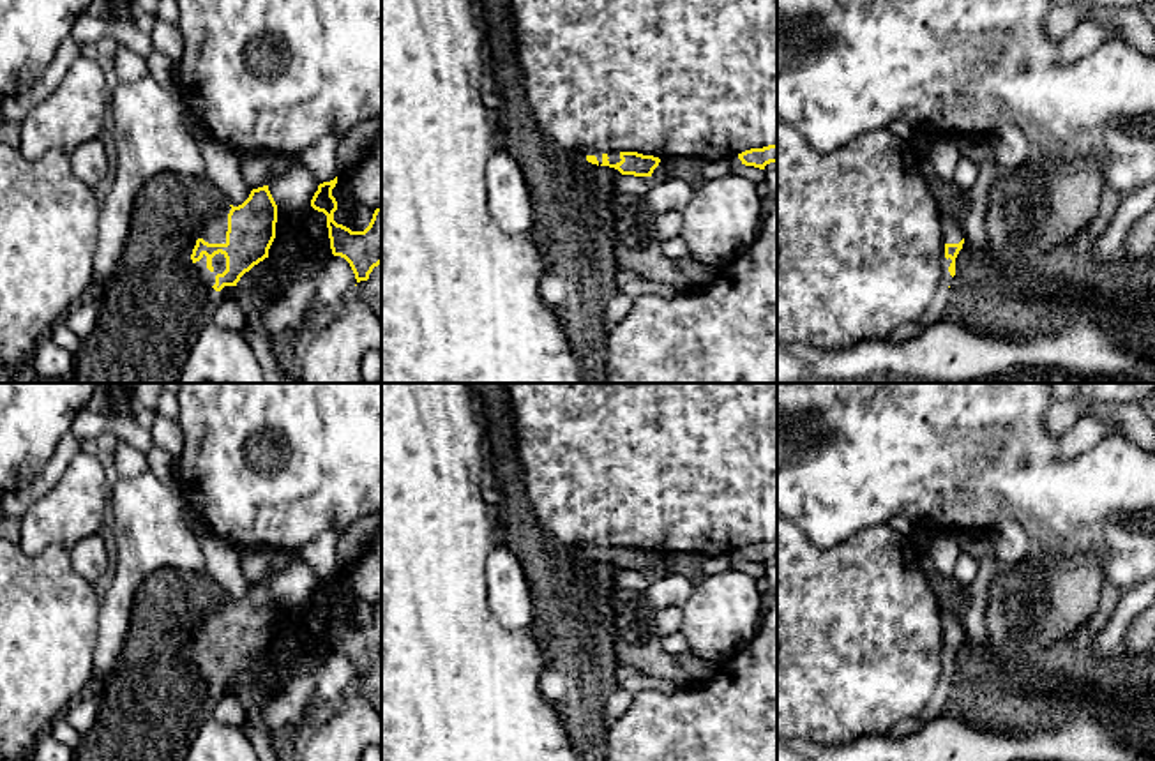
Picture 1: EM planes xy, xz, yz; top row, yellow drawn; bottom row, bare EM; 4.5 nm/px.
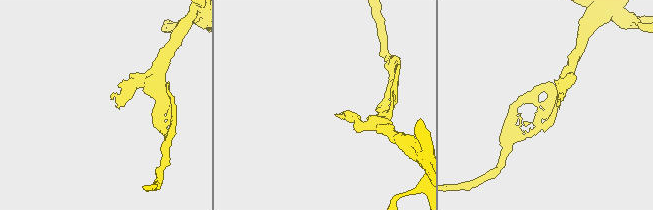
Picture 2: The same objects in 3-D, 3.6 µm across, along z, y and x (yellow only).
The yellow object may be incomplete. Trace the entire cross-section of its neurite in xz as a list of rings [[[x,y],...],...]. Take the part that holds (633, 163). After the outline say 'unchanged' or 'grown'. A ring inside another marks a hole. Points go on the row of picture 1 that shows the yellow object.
[[[588,148],[583,152],[586,161],[597,166],[609,166],[618,170],[622,175],[652,177],[661,159],[653,155],[643,155],[638,152],[599,152]]]; grown

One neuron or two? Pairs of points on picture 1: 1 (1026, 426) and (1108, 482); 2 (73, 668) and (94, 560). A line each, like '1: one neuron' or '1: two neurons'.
1: one neuron
2: two neurons

